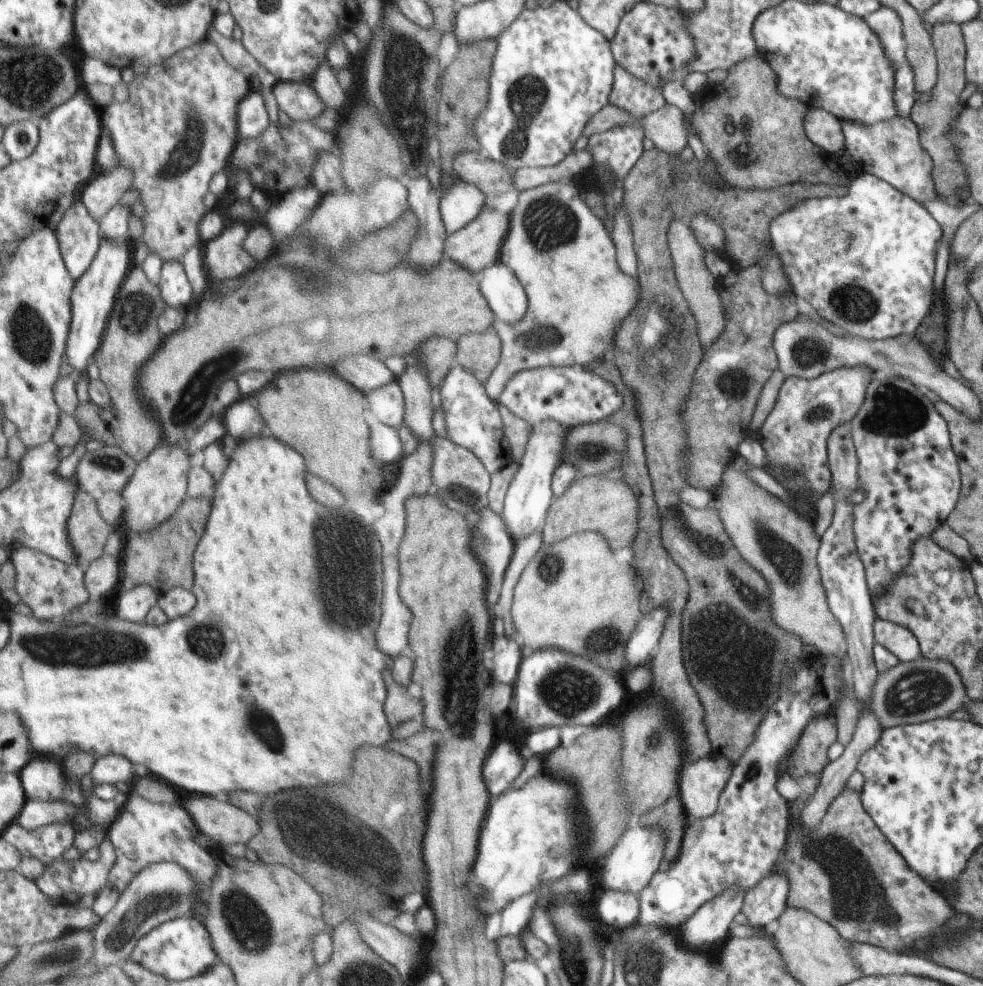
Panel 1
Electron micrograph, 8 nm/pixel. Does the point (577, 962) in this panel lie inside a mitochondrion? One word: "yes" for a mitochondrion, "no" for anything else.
yes

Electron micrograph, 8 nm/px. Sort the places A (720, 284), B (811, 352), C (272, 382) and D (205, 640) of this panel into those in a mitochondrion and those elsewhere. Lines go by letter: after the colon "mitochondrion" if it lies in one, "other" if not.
A: other
B: mitochondrion
C: other
D: mitochondrion

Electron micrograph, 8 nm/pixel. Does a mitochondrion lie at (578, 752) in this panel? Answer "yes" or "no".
no

